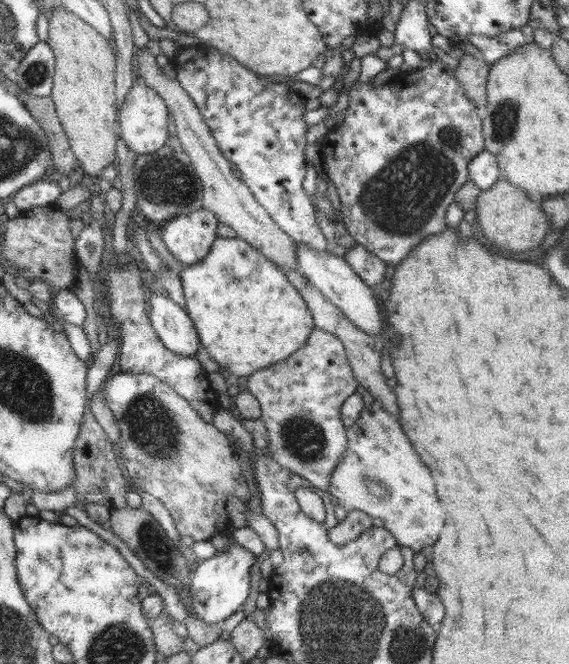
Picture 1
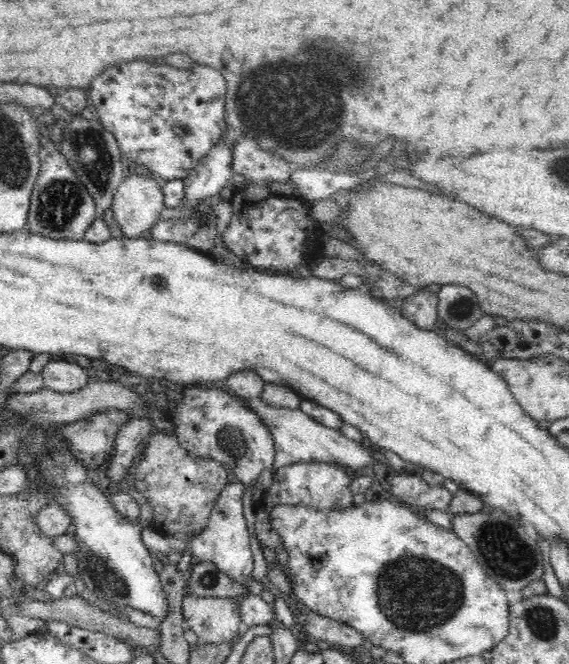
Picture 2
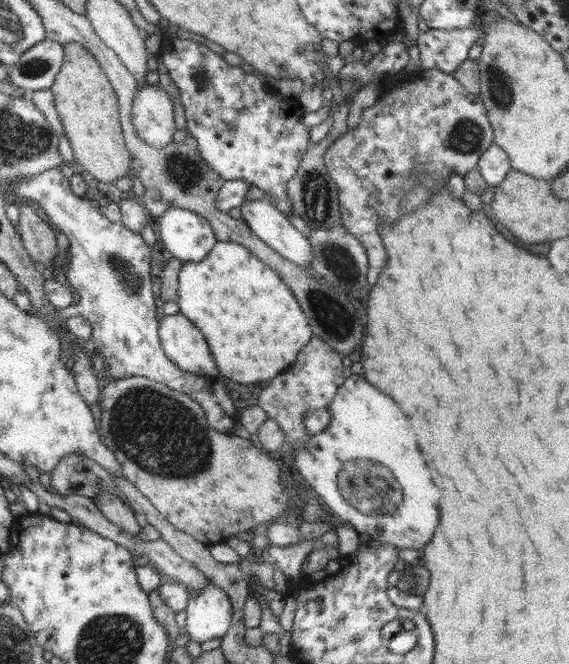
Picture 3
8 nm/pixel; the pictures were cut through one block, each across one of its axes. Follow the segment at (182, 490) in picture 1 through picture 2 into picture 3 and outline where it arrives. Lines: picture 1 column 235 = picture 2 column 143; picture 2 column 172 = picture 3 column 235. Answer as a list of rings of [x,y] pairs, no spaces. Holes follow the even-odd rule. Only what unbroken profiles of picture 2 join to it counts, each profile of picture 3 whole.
[[[144,376],[114,378],[104,390],[102,390],[96,415],[97,422],[100,424],[100,435],[103,444],[114,453],[116,461],[118,461],[120,467],[122,467],[122,475],[156,507],[156,510],[170,522],[170,524],[173,524],[177,530],[193,537],[202,545],[210,547],[219,543],[225,543],[228,539],[235,537],[235,535],[249,536],[255,526],[272,522],[272,520],[280,518],[282,514],[288,514],[288,512],[290,512],[288,508],[294,506],[294,494],[286,490],[286,486],[284,486],[284,482],[282,482],[282,476],[280,476],[280,468],[278,468],[276,461],[268,456],[268,452],[258,449],[250,440],[245,440],[235,435],[224,435],[213,430],[210,428],[208,422],[206,422],[204,412],[202,412],[202,408],[200,408],[195,400],[186,394],[182,394],[182,392],[172,390],[169,386],[150,380]]]

